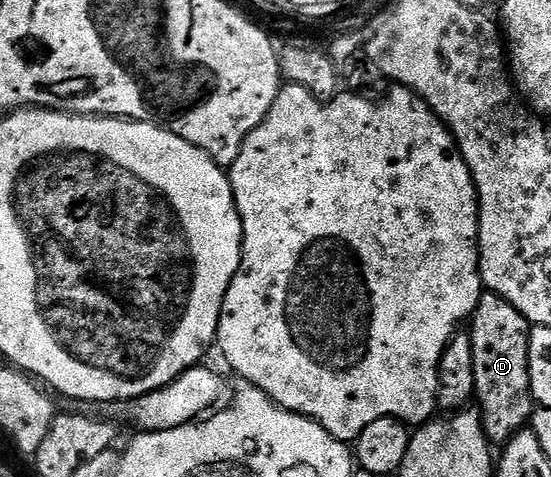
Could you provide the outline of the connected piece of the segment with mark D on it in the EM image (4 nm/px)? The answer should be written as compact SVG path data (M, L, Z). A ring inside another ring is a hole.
M491 293L481 295L470 320L474 345L475 402L484 421L484 431L496 445L507 444L513 435L529 426L532 418L534 404L528 368L532 328L533 324L522 317L510 301Z

